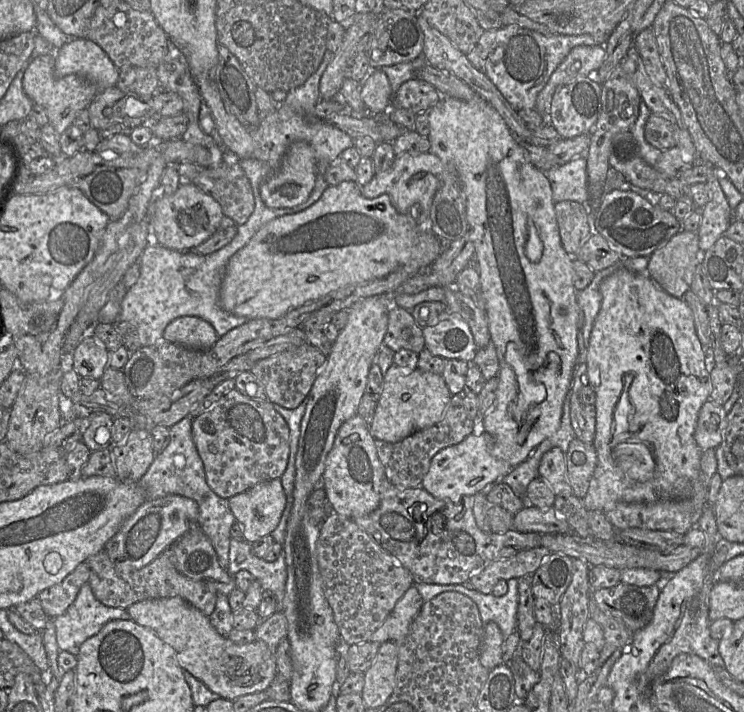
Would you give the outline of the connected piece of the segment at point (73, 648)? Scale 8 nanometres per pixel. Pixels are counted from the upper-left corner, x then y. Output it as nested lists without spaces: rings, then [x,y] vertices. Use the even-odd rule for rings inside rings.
[[[89,583],[82,585],[76,599],[60,616],[55,617],[54,625],[57,645],[61,651],[66,651],[77,656],[80,646],[88,638],[96,635],[102,627],[112,620],[130,620],[127,609],[114,608],[102,604],[94,596]]]

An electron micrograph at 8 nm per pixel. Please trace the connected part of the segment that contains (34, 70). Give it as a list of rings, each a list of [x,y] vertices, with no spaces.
[[[55,53],[38,56],[31,60],[24,72],[23,90],[34,104],[42,106],[49,124],[60,135],[72,125],[75,116],[88,108],[98,94],[97,88],[77,75],[59,77],[54,71]]]

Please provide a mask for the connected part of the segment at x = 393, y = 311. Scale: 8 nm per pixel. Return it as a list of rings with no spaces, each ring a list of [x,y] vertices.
[[[394,302],[388,311],[388,327],[383,344],[394,352],[407,349],[419,354],[426,348],[423,328],[415,322],[411,311]]]

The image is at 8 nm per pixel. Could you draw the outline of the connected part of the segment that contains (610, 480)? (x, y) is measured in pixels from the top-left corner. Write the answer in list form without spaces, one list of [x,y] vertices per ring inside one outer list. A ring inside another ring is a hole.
[[[623,266],[617,268],[611,275],[606,277],[601,282],[600,293],[602,297],[601,308],[591,330],[586,356],[586,373],[596,397],[596,431],[593,445],[597,452],[598,461],[593,477],[590,481],[589,489],[585,497],[582,498],[583,505],[588,511],[595,510],[604,512],[607,505],[614,505],[616,502],[652,503],[662,499],[688,498],[692,493],[695,481],[700,476],[700,461],[703,452],[694,439],[694,432],[699,411],[702,405],[709,399],[711,391],[710,373],[707,370],[707,365],[705,362],[706,354],[696,333],[692,309],[686,303],[686,301],[683,300],[683,298],[676,298],[665,292],[646,273],[635,273]],[[624,443],[642,443],[649,446],[655,462],[654,475],[651,479],[645,482],[639,482],[630,478],[619,467],[614,459],[613,450],[616,446]]]

